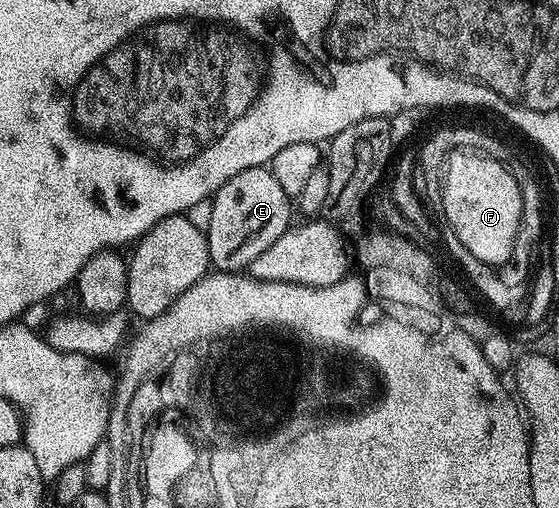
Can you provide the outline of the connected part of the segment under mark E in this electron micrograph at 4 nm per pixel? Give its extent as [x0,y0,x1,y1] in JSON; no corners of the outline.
[206,166,293,272]

